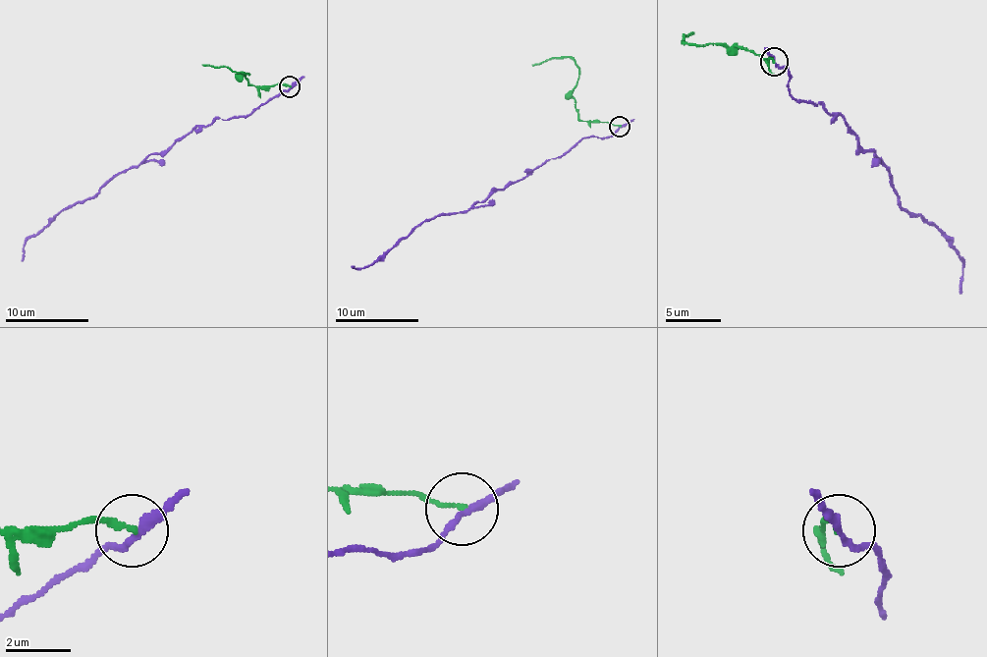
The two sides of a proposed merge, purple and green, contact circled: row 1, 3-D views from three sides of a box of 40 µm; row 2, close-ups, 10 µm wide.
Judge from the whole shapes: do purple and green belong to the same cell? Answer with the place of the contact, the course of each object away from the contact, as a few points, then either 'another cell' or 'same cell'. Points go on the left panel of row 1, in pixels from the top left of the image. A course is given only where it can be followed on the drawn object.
place (290, 86); course purple (290, 86), (252, 110), (198, 125), (169, 147), (117, 173), (98, 191), (67, 206), (31, 235), (21, 260); course green (290, 86), (254, 86), (242, 77), (248, 73), (202, 64); another cell

